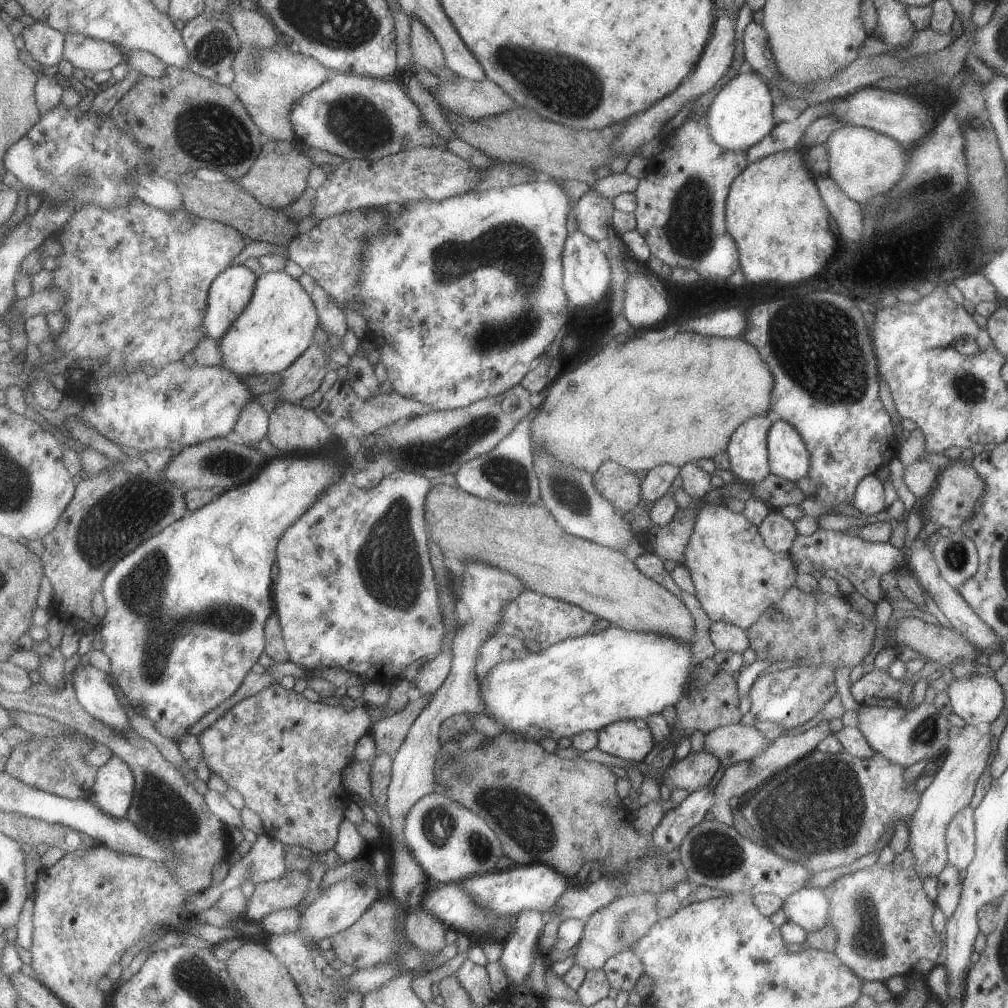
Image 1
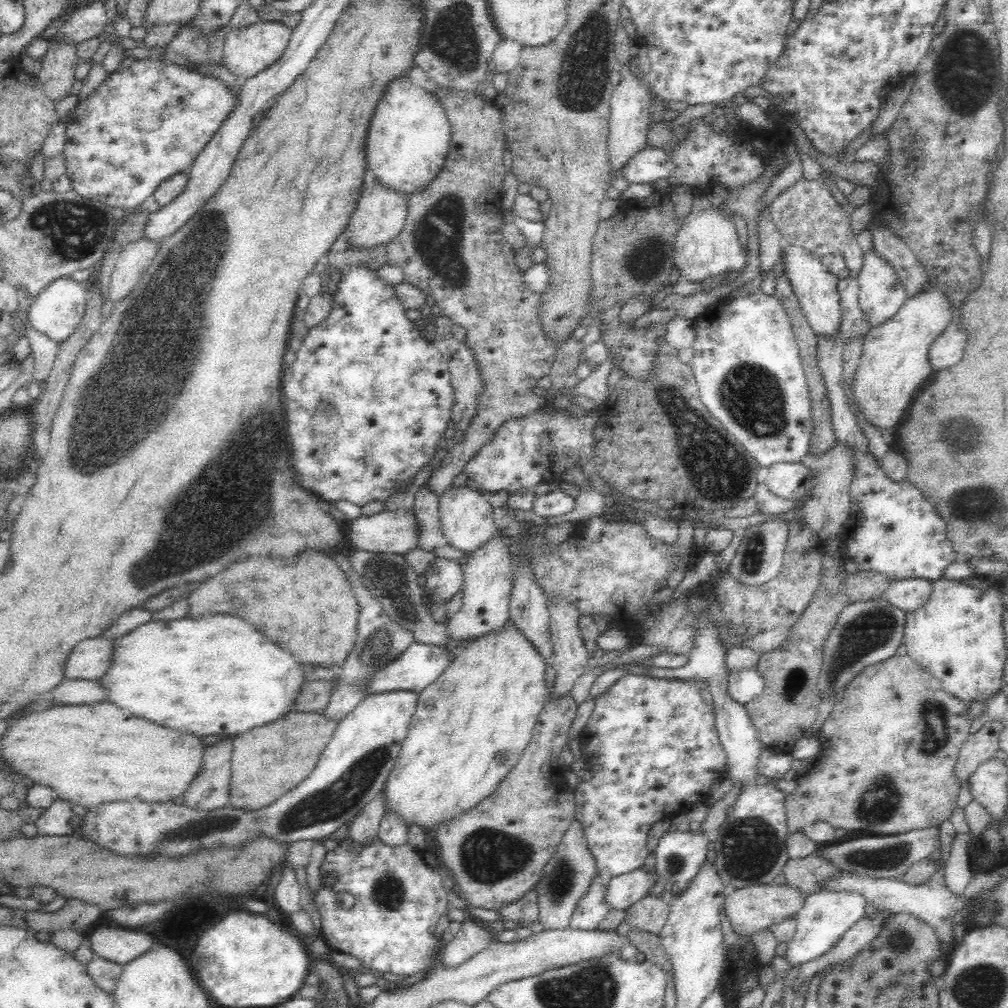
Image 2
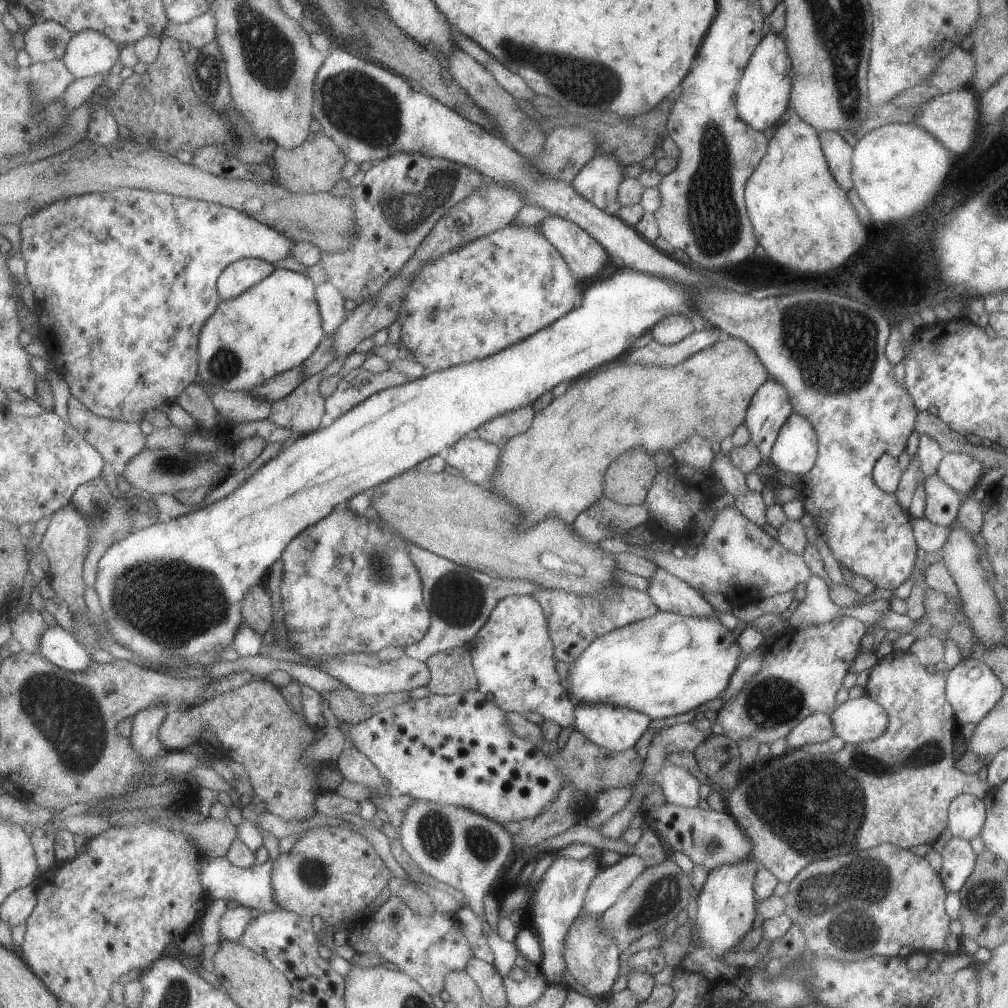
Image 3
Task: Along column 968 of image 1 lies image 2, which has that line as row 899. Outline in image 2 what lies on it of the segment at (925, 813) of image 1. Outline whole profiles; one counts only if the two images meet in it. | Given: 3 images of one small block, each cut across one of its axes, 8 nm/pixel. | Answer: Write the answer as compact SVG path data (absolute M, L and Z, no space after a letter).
M773 883L729 890L723 904L725 916L730 922L732 930L743 939L765 928L769 928L773 924L778 924L778 922L782 922L786 918L790 918L802 906L804 906L804 896L800 890L795 890L792 886L787 886L786 884L775 886Z

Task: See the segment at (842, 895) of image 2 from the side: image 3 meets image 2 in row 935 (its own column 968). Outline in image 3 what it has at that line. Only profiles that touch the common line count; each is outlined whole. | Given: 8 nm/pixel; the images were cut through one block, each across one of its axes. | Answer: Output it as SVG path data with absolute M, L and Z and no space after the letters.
M969 794L955 796L947 807L947 830L953 837L970 842L973 836L980 834L985 818L983 799Z

